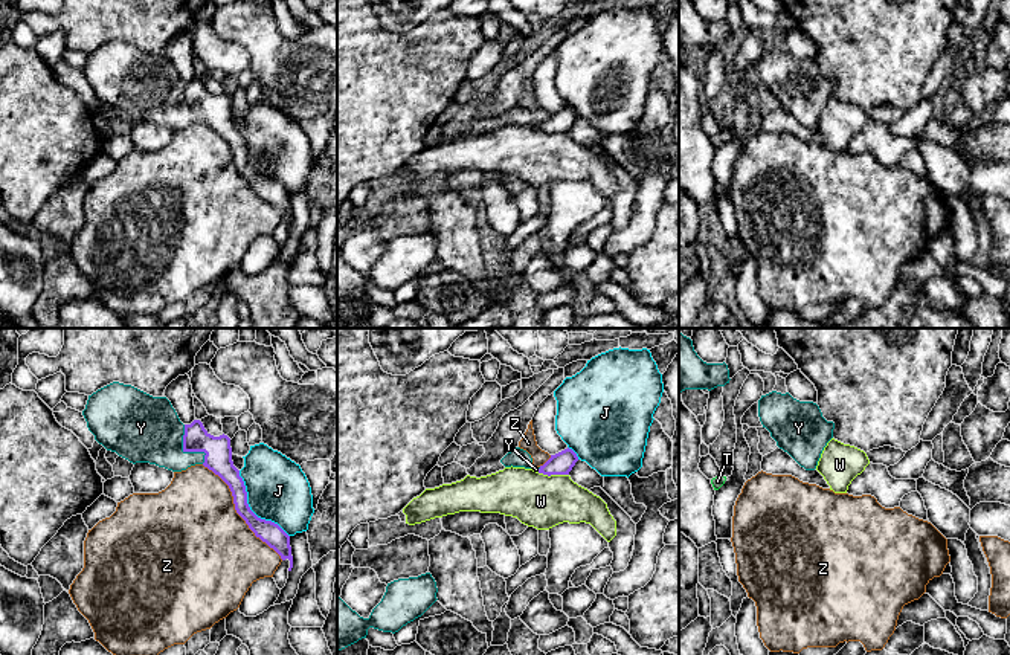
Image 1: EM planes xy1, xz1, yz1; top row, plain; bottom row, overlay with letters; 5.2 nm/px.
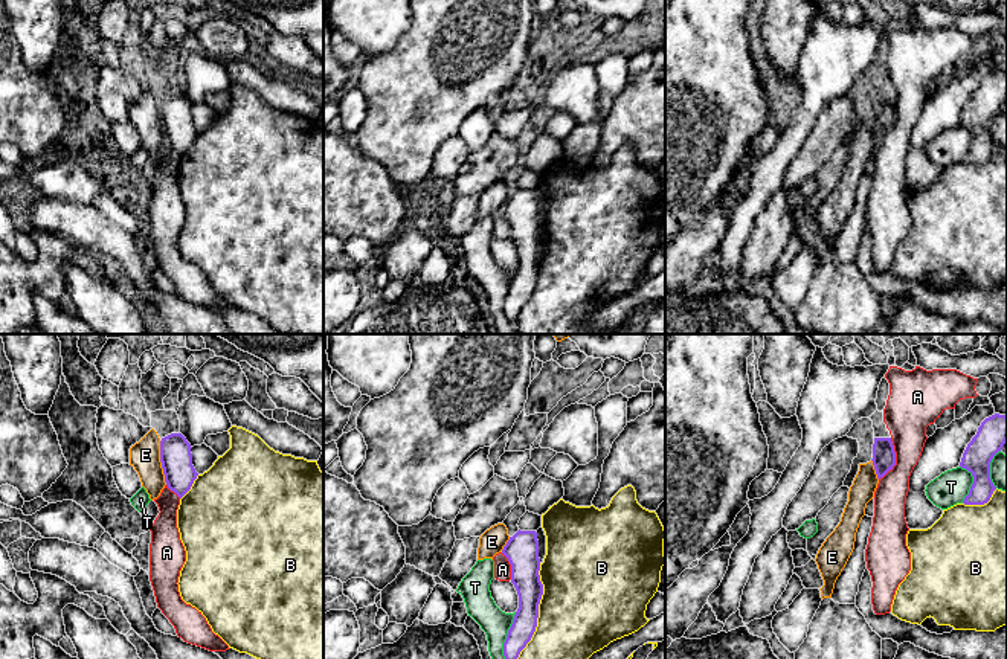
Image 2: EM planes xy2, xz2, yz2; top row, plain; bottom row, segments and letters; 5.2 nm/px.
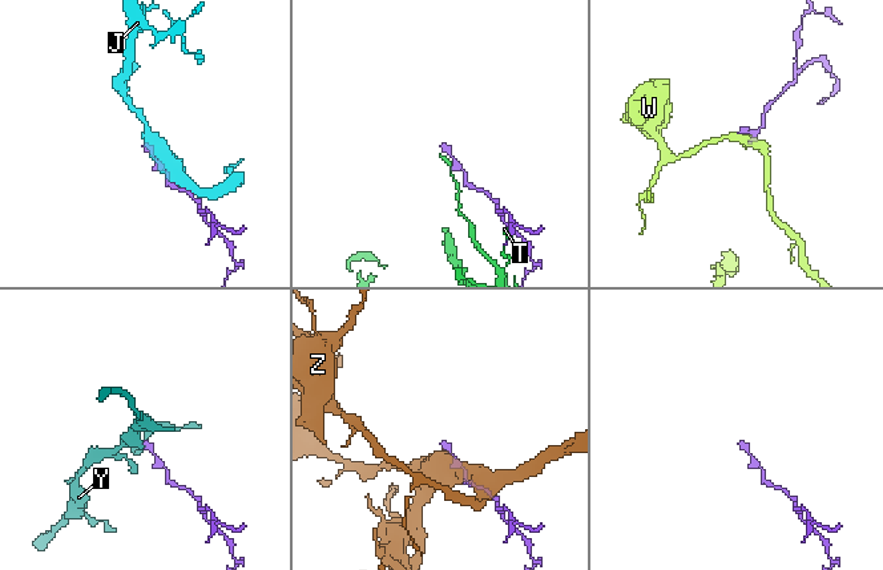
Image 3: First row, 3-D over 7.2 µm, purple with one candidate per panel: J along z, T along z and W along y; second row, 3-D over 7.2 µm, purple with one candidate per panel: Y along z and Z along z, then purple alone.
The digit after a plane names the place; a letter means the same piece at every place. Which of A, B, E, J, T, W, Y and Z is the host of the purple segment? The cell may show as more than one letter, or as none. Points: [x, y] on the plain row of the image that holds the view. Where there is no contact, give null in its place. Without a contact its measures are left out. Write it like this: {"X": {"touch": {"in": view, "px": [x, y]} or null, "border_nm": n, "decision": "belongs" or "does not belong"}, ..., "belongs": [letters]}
{"A": {"touch": {"in": "yz2", "px": [894, 118]}, "border_nm": 240, "decision": "does not belong"}, "B": {"touch": {"in": "xz2", "px": [537, 272]}, "border_nm": 550, "decision": "does not belong"}, "E": {"touch": {"in": "xy2", "px": [160, 119]}, "border_nm": 240, "decision": "does not belong"}, "J": {"touch": {"in": "xy1", "px": [249, 167]}, "border_nm": 440, "decision": "does not belong"}, "T": {"touch": {"in": "xz2", "px": [505, 298]}, "border_nm": 280, "decision": "does not belong"}, "W": {"touch": {"in": "xz1", "px": [553, 132]}, "border_nm": 170, "decision": "does not belong"}, "Y": {"touch": {"in": "xy1", "px": [186, 109]}, "border_nm": 240, "decision": "belongs"}, "Z": {"touch": {"in": "xy1", "px": [237, 170]}, "border_nm": 650, "decision": "does not belong"}, "belongs": ["Y"]}

